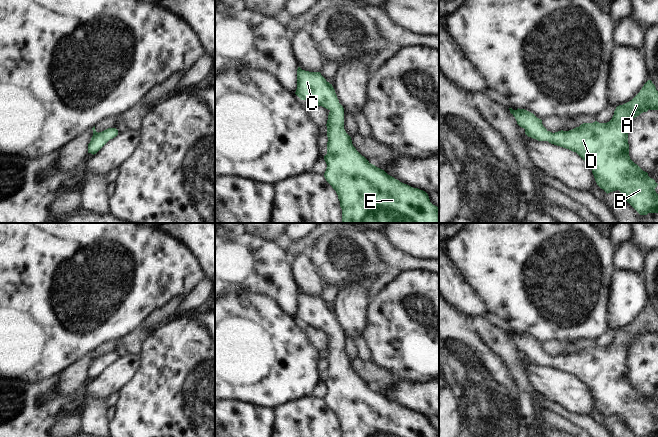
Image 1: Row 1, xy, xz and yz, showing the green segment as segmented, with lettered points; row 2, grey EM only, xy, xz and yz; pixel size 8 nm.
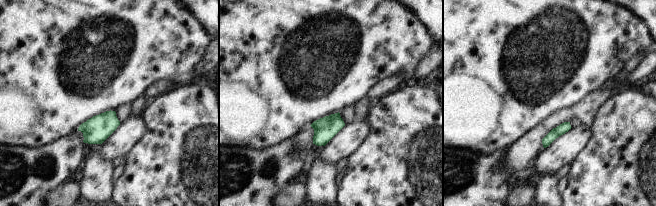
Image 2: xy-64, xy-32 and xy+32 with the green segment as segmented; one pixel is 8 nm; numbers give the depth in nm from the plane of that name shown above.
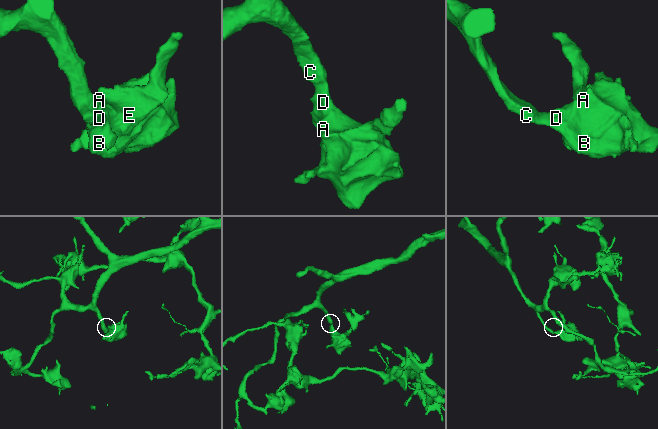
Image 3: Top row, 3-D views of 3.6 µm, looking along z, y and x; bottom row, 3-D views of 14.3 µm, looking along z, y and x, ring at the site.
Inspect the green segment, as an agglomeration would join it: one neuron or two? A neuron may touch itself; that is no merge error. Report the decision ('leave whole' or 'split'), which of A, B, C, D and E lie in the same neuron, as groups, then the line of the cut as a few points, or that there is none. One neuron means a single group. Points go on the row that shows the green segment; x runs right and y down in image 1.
leave whole; groups A B C D E; cut none

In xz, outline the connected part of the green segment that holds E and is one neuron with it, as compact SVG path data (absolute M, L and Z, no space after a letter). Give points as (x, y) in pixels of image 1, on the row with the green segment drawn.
M297 69L297 89L301 99L328 109L327 164L324 177L338 195L342 209L342 223L439 223L439 208L430 202L428 194L388 175L371 164L352 144L344 129L344 108L335 90L320 72Z

